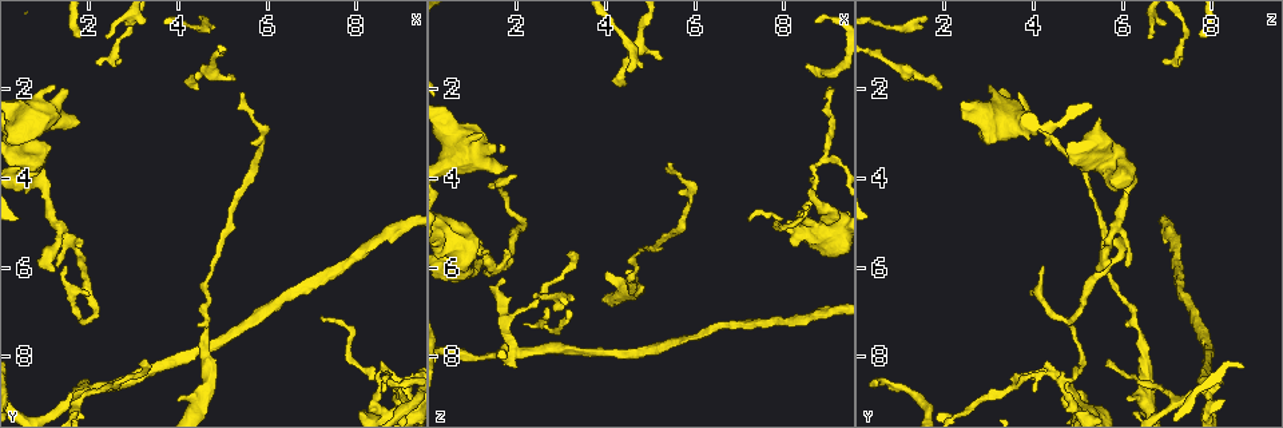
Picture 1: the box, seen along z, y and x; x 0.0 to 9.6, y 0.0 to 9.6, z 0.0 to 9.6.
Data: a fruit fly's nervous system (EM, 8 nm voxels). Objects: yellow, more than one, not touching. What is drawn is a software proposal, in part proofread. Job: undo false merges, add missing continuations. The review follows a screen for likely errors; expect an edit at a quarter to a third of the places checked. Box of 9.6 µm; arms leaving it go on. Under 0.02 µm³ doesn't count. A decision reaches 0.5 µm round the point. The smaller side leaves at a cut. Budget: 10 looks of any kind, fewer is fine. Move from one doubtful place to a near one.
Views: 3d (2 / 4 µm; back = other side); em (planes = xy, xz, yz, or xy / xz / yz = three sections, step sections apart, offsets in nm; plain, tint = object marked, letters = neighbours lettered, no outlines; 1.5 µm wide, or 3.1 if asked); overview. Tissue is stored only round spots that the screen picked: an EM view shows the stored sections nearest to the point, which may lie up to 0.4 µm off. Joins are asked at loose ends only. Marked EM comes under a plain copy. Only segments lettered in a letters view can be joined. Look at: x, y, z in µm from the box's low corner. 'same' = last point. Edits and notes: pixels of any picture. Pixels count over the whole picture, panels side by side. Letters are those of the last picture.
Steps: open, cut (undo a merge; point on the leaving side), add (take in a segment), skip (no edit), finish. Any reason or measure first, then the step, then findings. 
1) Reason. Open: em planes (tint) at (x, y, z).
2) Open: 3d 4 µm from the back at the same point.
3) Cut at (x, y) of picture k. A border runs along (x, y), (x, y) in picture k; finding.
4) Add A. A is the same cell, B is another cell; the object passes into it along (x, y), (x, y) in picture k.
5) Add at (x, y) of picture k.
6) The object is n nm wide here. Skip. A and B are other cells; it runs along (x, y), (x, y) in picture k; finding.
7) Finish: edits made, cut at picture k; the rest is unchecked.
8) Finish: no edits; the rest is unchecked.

Thick end. Open: em planes (letters) at (1.80, 2.75, 3.80).

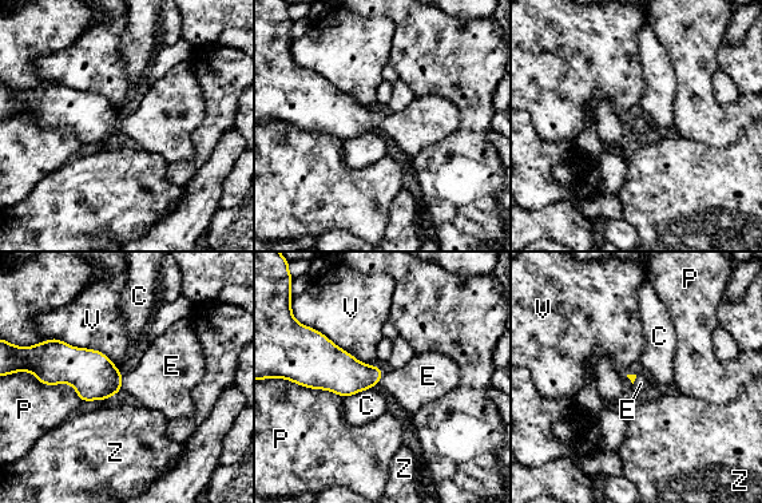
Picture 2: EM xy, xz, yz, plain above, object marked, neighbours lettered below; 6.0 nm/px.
Add E. E is the same cell, C, P, V and Z are other cells; the object passes into it along (94, 376), (122, 381), (163, 380) in picture 2; it goes on there.

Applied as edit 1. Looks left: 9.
Branch stops here. Open: em xz step 8 (tint) at (5.40, 2.10, 3.65).

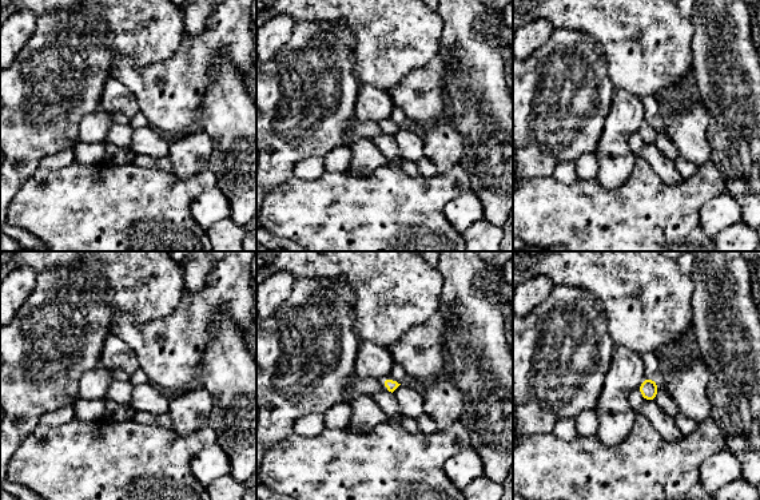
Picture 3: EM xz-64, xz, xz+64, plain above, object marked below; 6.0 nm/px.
Open: em planes (letters) at the same point.

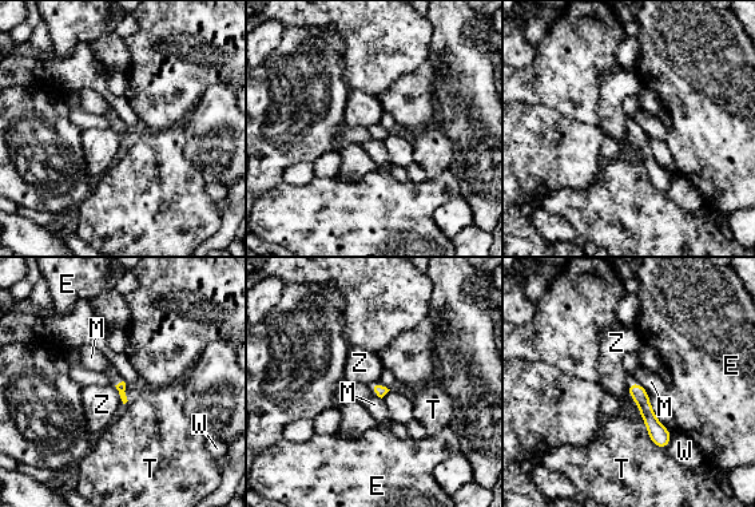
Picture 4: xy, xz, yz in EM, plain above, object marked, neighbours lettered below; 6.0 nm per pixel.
Skip. E, M, T, W and Z are other cells; a border runs along (627, 385), (639, 414) in picture 4; no lettered segment goes on from it.

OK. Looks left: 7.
Open: overview.

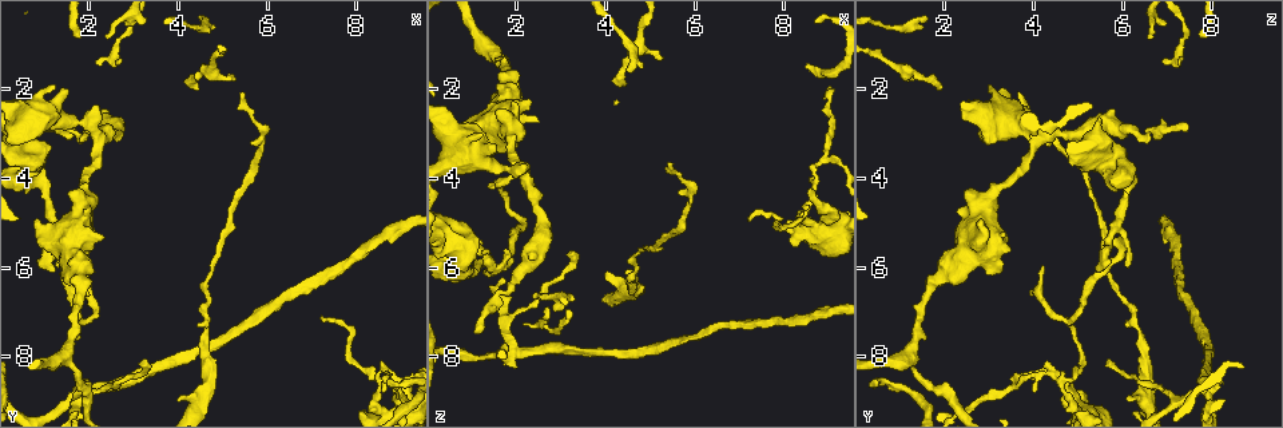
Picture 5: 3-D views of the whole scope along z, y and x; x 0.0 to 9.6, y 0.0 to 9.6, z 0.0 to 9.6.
An open end. Open: em 3.1 µm xz step 16 (letters) at (5.25, 1.80, 1.25).

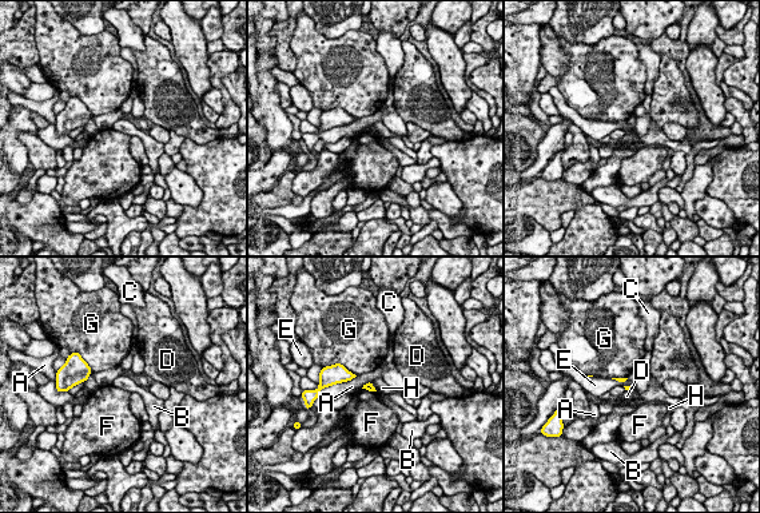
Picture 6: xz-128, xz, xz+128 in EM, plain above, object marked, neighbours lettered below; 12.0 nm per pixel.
Cut it another way. Open: em 3.1 µm planes (letters) at the same point.

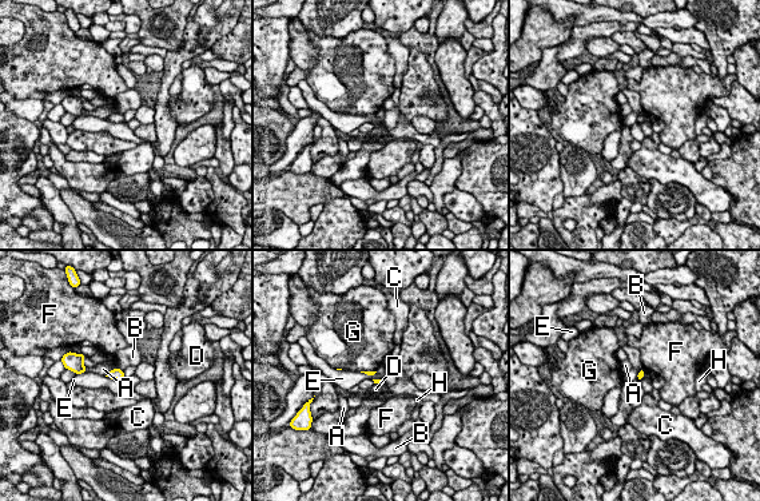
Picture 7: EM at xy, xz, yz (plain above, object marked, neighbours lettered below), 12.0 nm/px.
The longest contact is with A, 190 nm. Skip. A, B, C, D, E, F, G and H are other cells; no lettered segment goes on from it.

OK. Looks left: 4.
Abrupt turn. Open: em planes (tint) at (1.90, 7.15, 4.85).

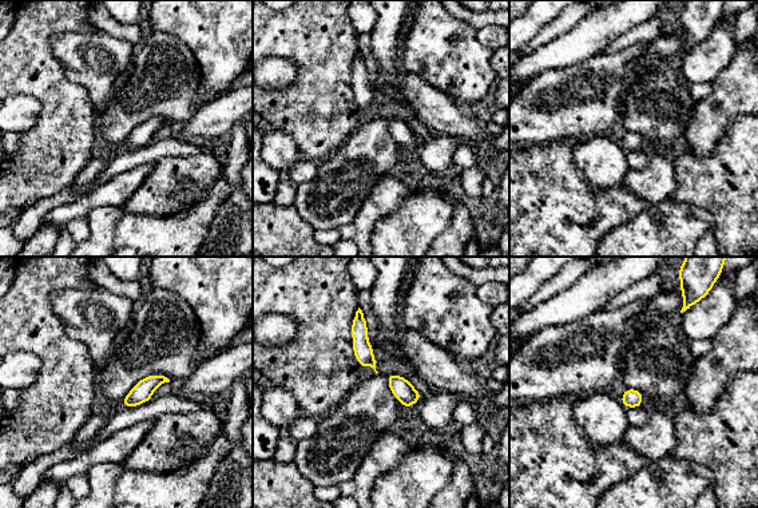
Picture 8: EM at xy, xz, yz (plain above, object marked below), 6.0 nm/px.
Open: em planes (letters) at the same point.

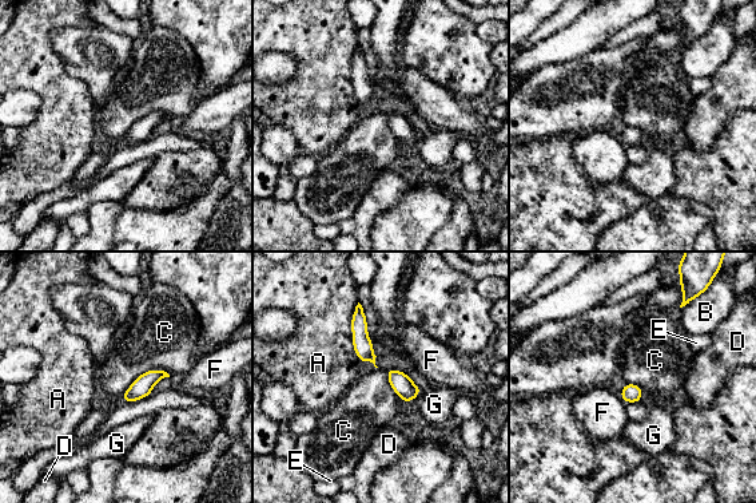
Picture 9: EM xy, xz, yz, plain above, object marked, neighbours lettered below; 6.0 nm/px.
Skip. A, B, C, D, E, F and G are other cells; a border runs along (170, 375), (144, 371), (120, 397) in picture 9; continuous, no second cell.

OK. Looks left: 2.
Finish: edits made, add at picture 2; the rest is unchecked.

